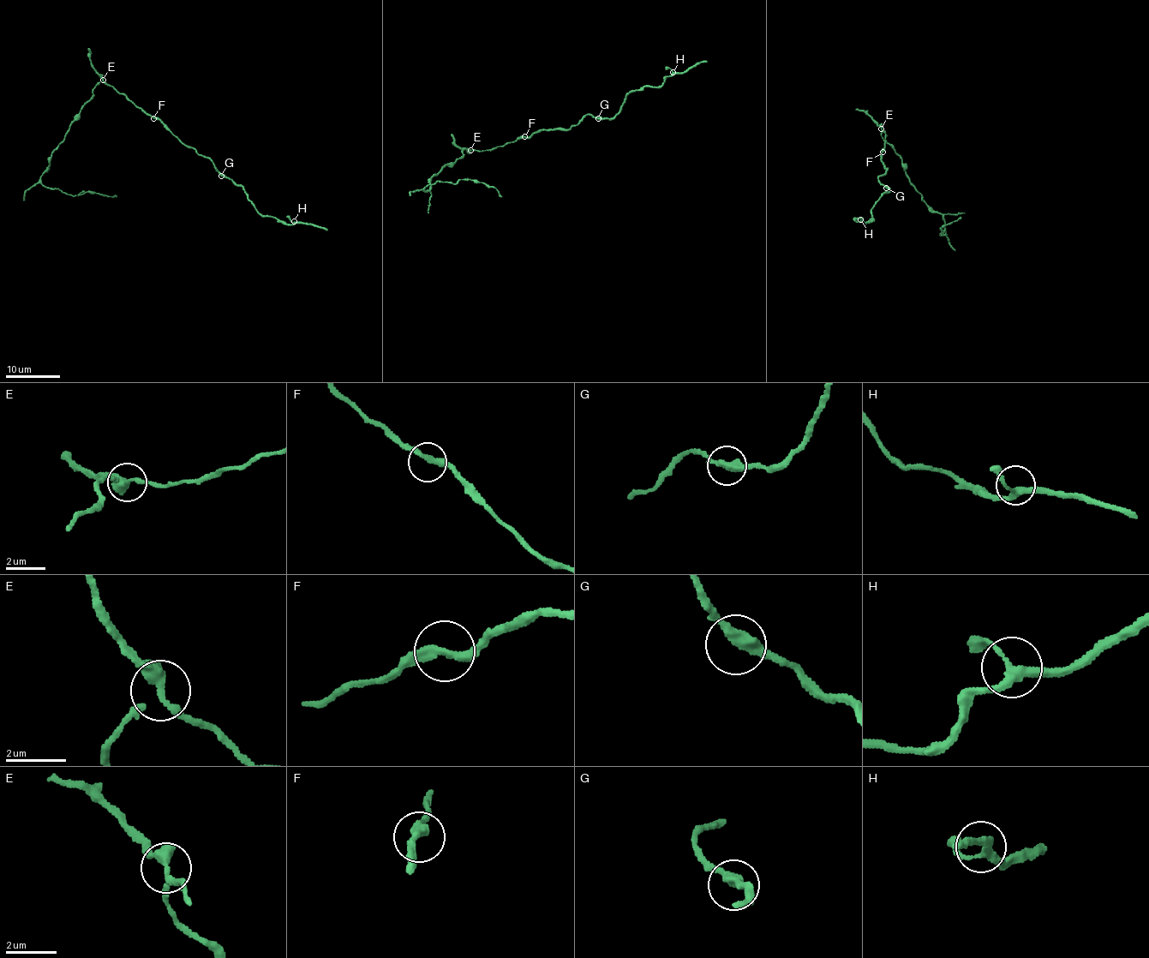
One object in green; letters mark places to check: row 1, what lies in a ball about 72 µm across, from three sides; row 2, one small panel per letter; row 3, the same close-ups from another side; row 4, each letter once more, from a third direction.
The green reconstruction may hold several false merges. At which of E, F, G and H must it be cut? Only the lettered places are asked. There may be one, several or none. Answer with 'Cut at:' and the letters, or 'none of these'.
Cut at: E

